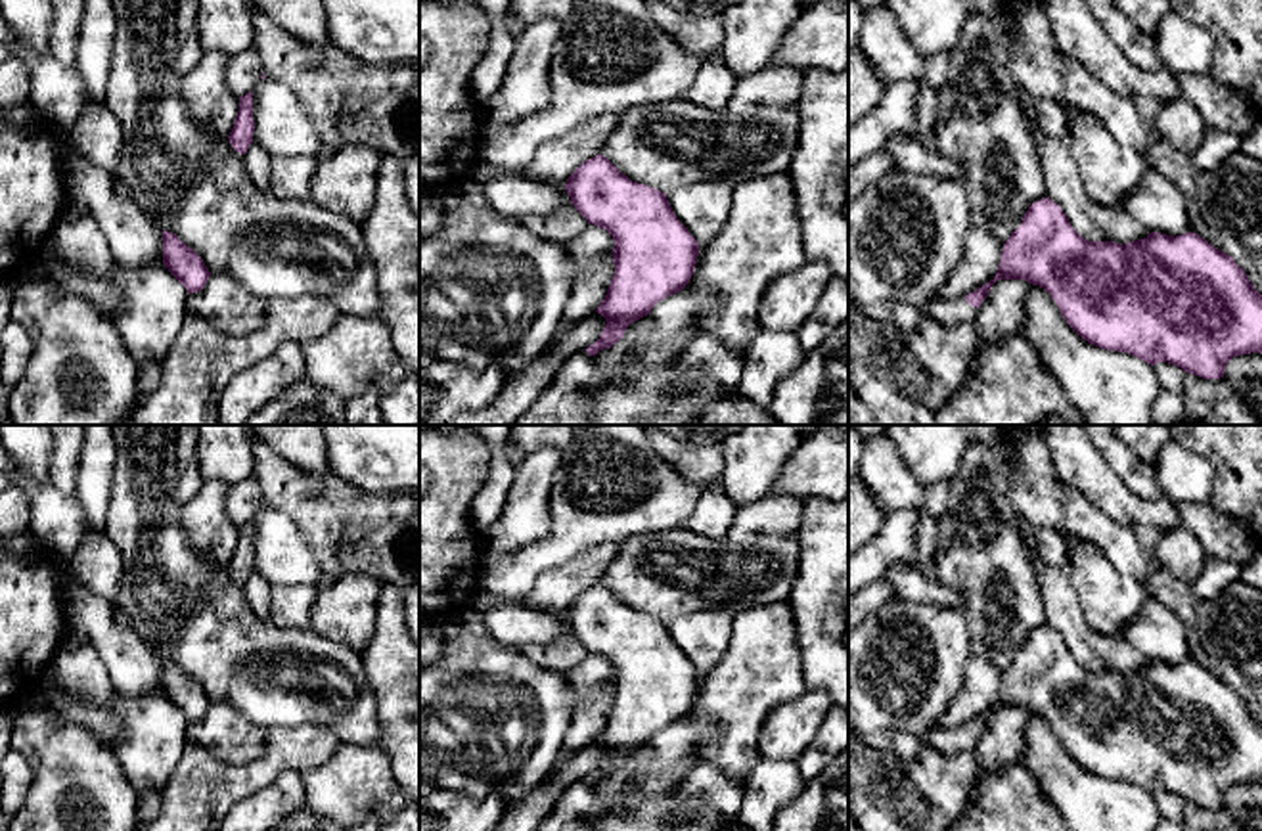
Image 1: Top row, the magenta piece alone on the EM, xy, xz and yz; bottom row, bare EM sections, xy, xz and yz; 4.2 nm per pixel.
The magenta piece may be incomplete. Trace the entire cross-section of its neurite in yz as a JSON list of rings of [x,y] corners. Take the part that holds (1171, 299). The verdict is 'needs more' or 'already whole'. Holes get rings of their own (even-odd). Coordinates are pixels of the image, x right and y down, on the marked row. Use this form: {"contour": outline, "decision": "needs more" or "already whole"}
{"contour": [[[1044,197],[1028,207],[1021,226],[1003,243],[998,272],[988,283],[965,297],[933,299],[923,310],[944,327],[975,320],[979,306],[998,280],[1026,280],[1044,287],[1057,303],[1067,324],[1090,345],[1128,352],[1151,366],[1168,362],[1203,379],[1220,379],[1233,356],[1262,354],[1262,295],[1233,257],[1216,249],[1195,232],[1176,237],[1151,232],[1147,237],[1126,245],[1088,241],[1070,226],[1063,209],[1049,197]]], "decision": "needs more"}

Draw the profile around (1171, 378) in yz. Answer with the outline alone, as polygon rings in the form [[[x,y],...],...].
[[[1157,362],[1155,373],[1159,377],[1161,389],[1182,394],[1185,383],[1185,371],[1168,362]]]

